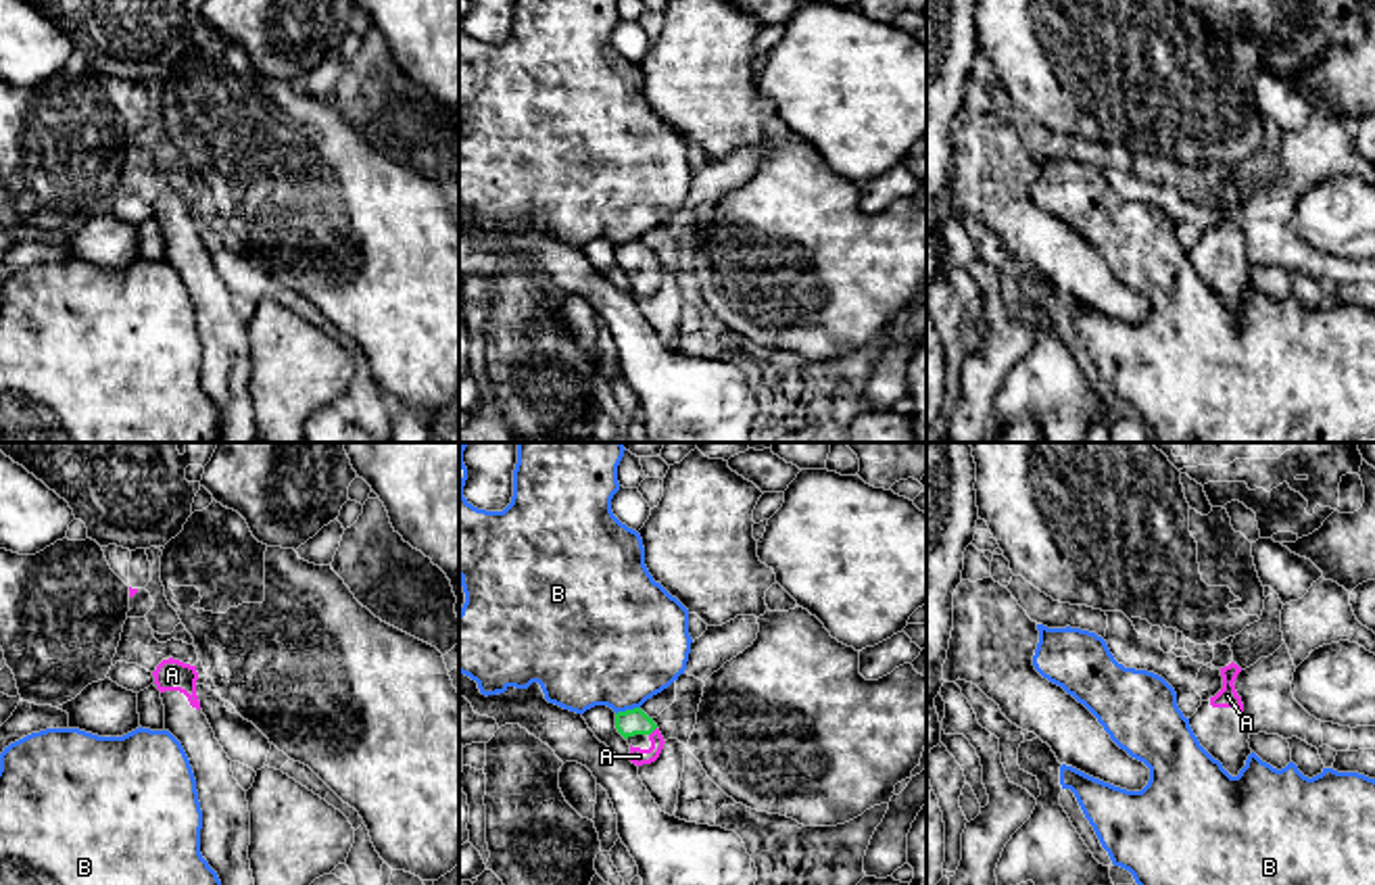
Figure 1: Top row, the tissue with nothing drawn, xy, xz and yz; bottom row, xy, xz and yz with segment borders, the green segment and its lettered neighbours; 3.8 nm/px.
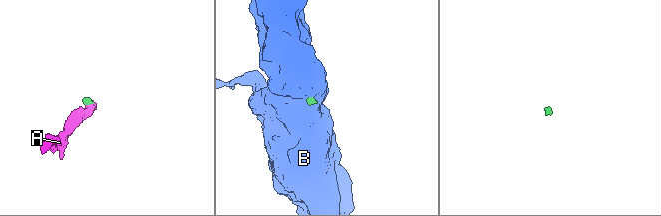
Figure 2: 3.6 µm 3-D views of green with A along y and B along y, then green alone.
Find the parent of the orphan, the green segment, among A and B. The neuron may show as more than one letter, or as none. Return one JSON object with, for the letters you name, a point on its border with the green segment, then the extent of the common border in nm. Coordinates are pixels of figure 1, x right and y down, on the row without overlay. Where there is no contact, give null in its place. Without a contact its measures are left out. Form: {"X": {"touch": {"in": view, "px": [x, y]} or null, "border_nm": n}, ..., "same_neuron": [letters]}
{"A": {"touch": {"in": "xz", "px": [654, 261]}, "border_nm": 50}, "same_neuron": ["A"]}

